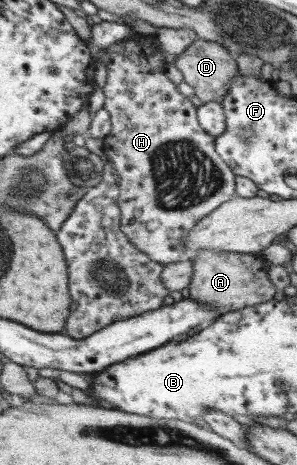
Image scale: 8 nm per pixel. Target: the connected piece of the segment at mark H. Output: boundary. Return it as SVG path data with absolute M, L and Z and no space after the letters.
M134 33L130 38L122 39L107 49L110 54L109 78L105 85L104 93L106 95L105 107L110 112L111 131L110 136L106 137L106 157L108 162L113 163L117 168L117 174L120 179L120 208L121 208L121 229L126 236L138 247L141 248L150 259L157 260L160 263L171 264L184 259L185 240L184 237L188 230L194 227L206 215L212 213L223 203L230 201L236 196L236 174L227 166L227 163L215 151L215 138L204 131L197 118L197 107L189 97L184 96L178 86L168 77L166 77L165 66L162 52L158 51L155 39L150 36L139 36Z

